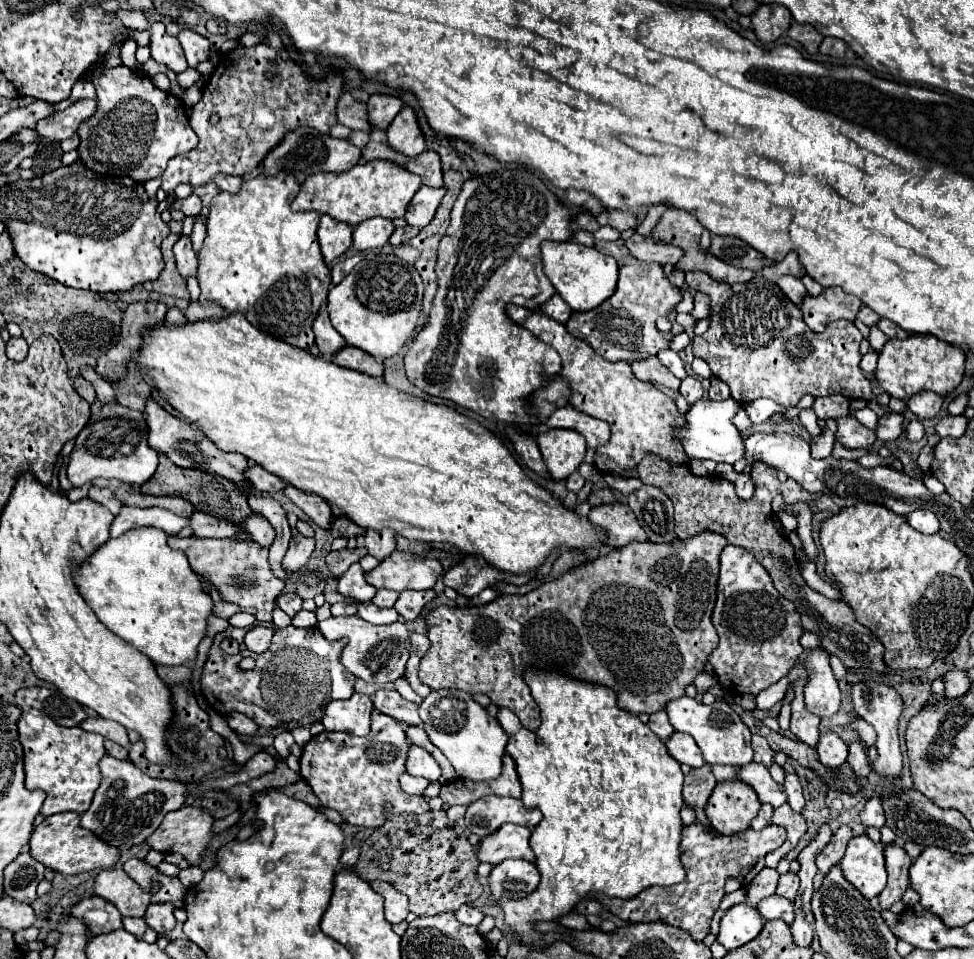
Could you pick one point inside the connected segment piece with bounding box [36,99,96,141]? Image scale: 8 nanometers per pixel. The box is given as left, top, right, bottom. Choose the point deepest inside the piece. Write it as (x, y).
(64, 124)

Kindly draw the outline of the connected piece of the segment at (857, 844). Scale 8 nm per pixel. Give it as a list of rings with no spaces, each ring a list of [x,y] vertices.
[[[866,835],[850,839],[840,869],[866,899],[880,895],[886,887],[882,843],[872,843]]]

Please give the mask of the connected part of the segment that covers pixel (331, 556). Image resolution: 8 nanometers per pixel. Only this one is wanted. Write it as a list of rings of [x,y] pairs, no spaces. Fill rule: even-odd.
[[[356,547],[356,549],[342,549],[342,551],[330,551],[326,555],[326,565],[336,577],[340,577],[340,575],[344,575],[348,571],[348,567],[352,563],[358,563],[364,555],[368,555],[368,551],[360,549],[360,547]]]

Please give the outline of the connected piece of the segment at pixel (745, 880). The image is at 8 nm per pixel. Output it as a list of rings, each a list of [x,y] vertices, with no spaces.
[[[700,821],[692,825],[684,825],[682,841],[680,841],[680,861],[686,869],[686,879],[682,883],[670,887],[648,887],[636,899],[630,901],[630,907],[624,907],[624,899],[612,899],[606,895],[592,895],[598,903],[602,903],[610,913],[624,921],[644,923],[644,921],[662,921],[674,927],[684,929],[692,935],[694,941],[702,941],[710,931],[710,919],[718,909],[724,897],[724,885],[730,877],[738,879],[742,885],[750,885],[750,881],[764,869],[766,853],[778,849],[786,839],[786,829],[780,825],[768,825],[762,831],[754,831],[752,827],[734,833],[720,835],[706,829]]]

